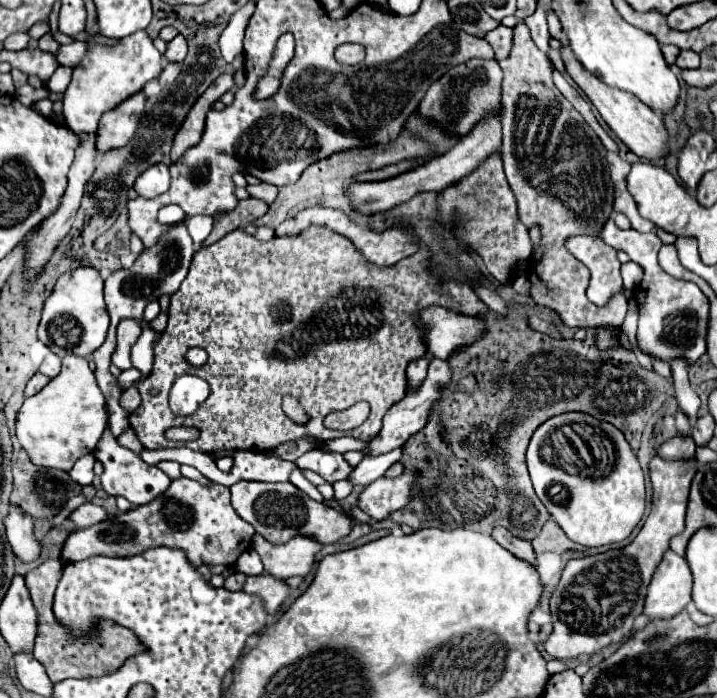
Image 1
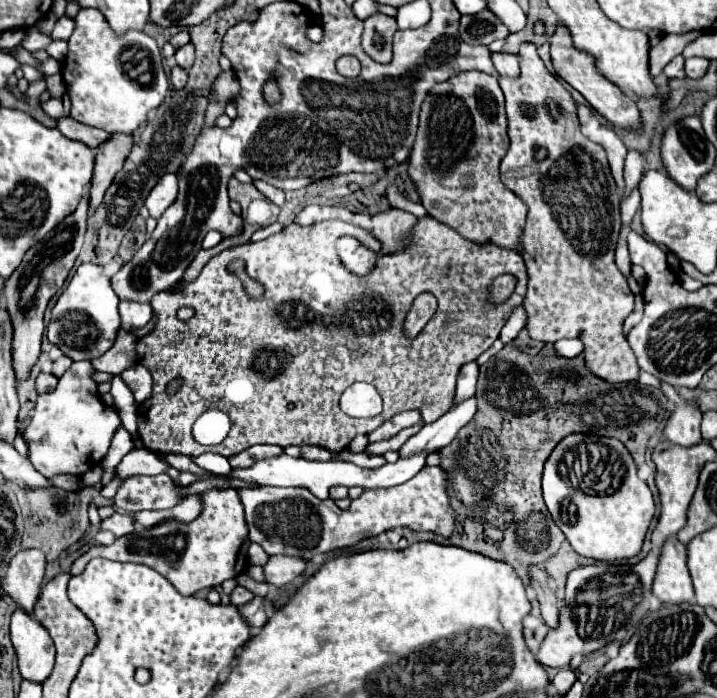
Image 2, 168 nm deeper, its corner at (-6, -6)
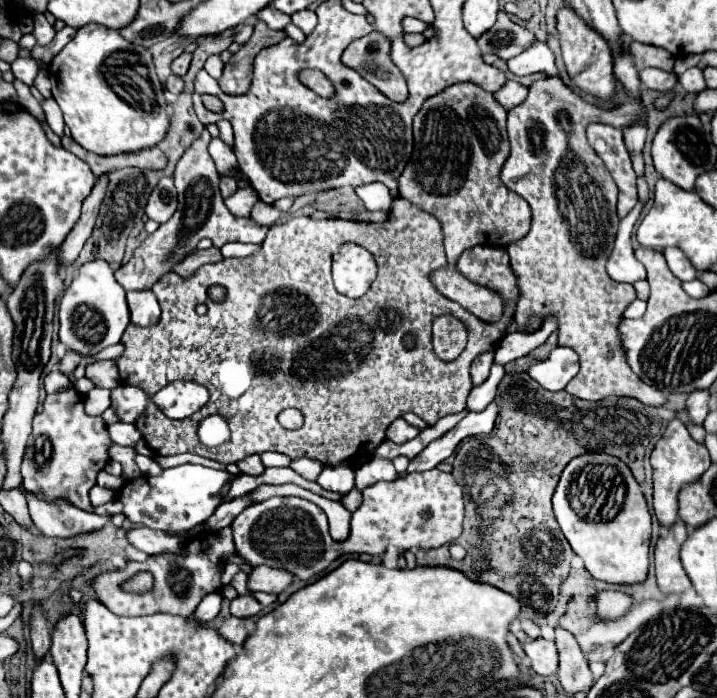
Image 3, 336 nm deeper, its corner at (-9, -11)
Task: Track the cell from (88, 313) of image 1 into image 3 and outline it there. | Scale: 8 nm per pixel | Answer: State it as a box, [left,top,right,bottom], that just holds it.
[59,259,131,357]

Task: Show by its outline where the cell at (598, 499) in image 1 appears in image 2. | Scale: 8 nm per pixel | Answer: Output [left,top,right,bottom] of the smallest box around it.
[542,434,654,560]

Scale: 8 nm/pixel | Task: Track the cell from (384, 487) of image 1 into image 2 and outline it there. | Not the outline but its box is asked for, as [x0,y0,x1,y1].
[238,466,454,560]

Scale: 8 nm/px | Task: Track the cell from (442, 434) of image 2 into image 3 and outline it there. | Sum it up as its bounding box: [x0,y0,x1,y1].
[467,363,505,411]

